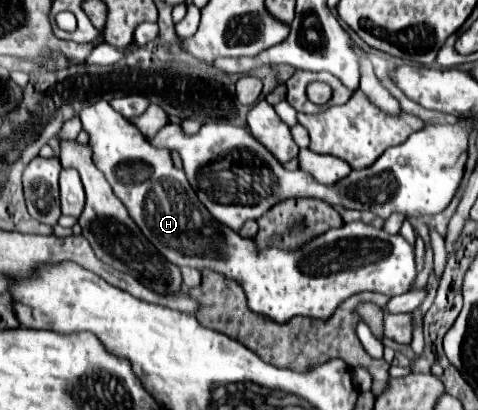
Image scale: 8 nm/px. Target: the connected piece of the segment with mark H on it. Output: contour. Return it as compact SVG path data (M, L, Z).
M106 100L86 106L86 110L82 110L80 114L80 120L82 130L86 130L90 136L88 144L92 148L92 160L96 168L106 176L114 194L126 206L130 218L138 224L142 234L158 248L158 252L180 268L190 266L198 270L220 270L220 274L238 280L248 296L248 306L254 312L260 312L276 322L288 322L292 316L328 320L344 300L358 292L380 292L392 298L408 292L410 284L416 278L414 248L400 234L386 234L382 228L372 228L364 222L350 222L340 228L332 228L296 252L286 252L278 248L266 248L258 252L256 244L250 238L242 238L240 234L210 216L210 212L202 206L192 186L188 184L184 170L174 166L170 150L152 146L148 138L144 138L142 132L130 120L112 110Z

